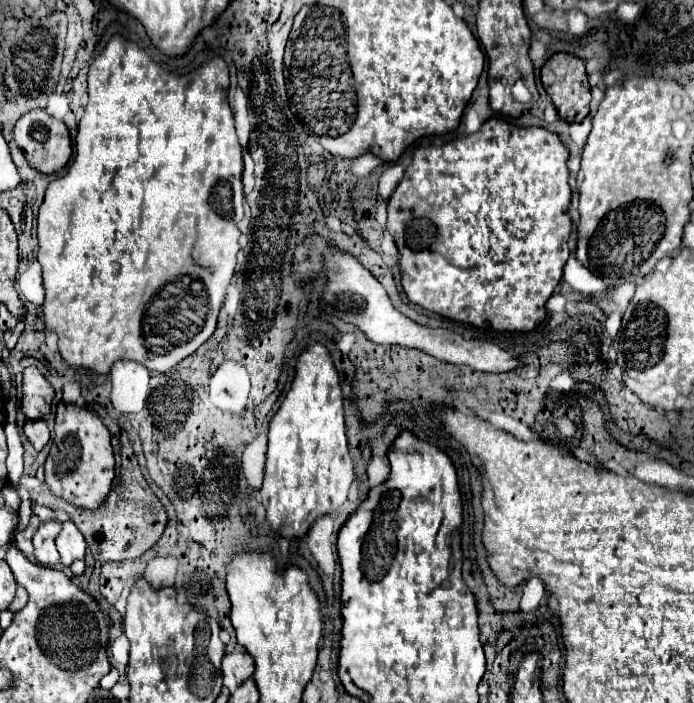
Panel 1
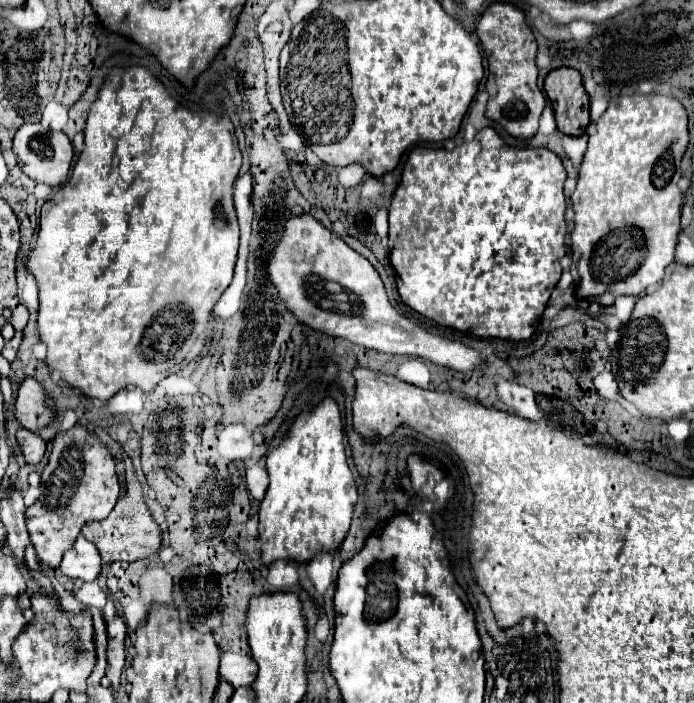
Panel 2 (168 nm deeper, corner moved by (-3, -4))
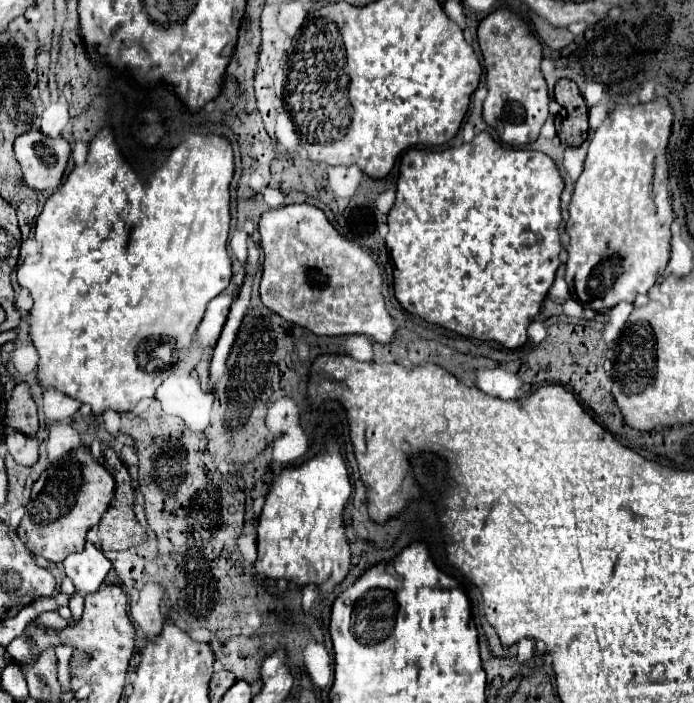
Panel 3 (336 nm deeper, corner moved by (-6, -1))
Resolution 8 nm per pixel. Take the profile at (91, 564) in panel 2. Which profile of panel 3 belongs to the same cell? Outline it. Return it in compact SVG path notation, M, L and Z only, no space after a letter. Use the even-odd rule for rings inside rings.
M86 541L86 547L80 553L72 553L64 559L66 577L70 577L80 595L96 593L102 581L106 579L112 563L106 559L102 549Z

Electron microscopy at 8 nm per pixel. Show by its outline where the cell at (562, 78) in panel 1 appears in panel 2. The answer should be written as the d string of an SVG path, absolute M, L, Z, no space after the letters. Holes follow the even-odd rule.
M557 68L547 74L545 78L545 92L553 104L555 110L555 122L557 128L567 136L583 136L585 128L589 124L589 96L583 88L581 74L573 68Z

